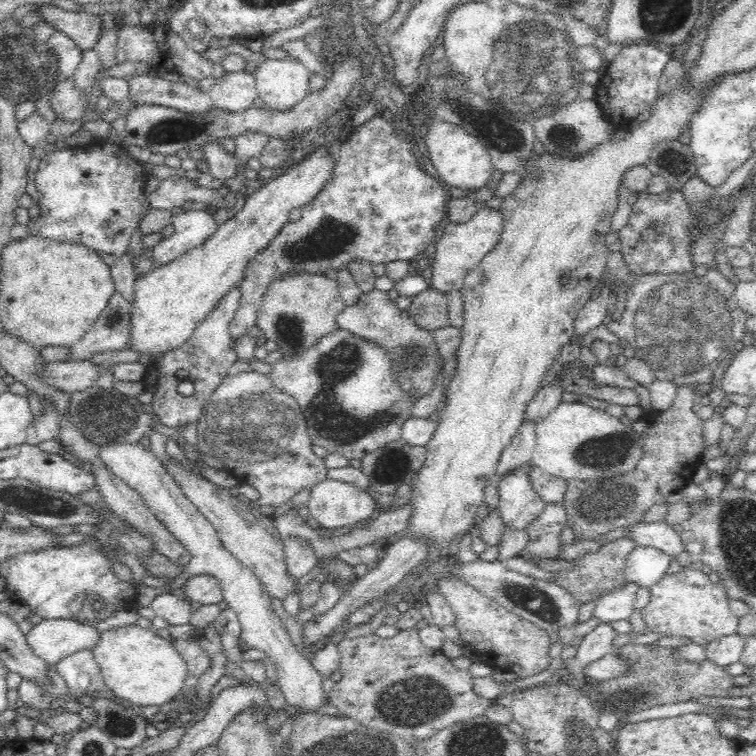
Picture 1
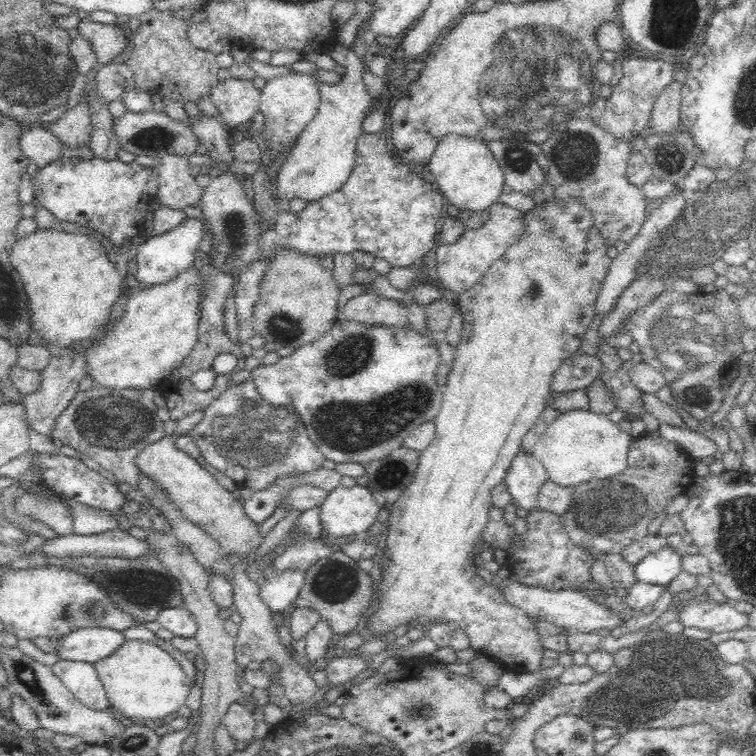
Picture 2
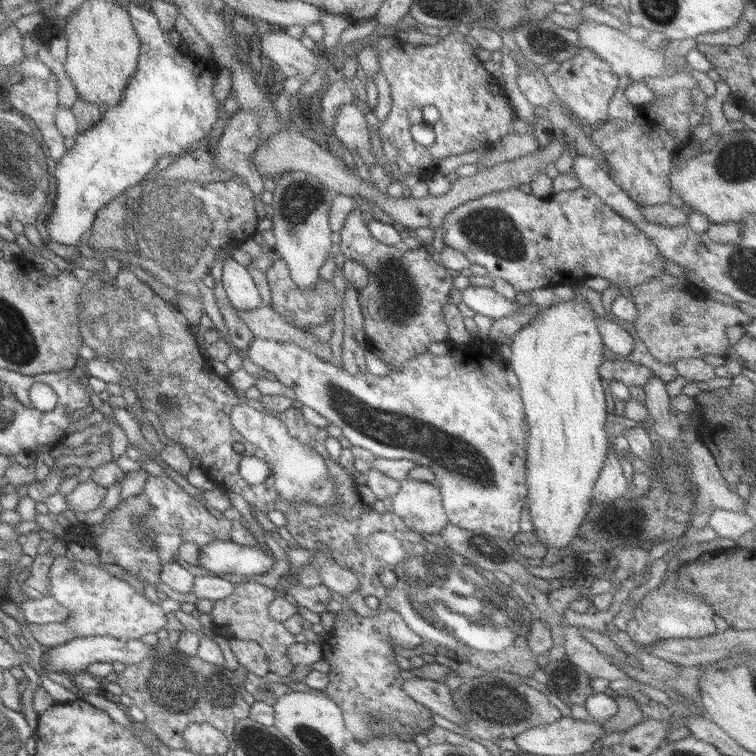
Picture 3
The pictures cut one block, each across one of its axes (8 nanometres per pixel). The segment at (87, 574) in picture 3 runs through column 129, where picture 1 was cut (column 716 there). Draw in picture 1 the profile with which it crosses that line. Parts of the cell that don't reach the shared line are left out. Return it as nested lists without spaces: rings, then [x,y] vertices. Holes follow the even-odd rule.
[[[680,570],[672,577],[664,576],[650,587],[651,601],[640,610],[646,627],[667,636],[688,637],[694,643],[706,646],[724,636],[737,634],[739,618],[732,615],[723,587],[710,583],[708,572]]]

